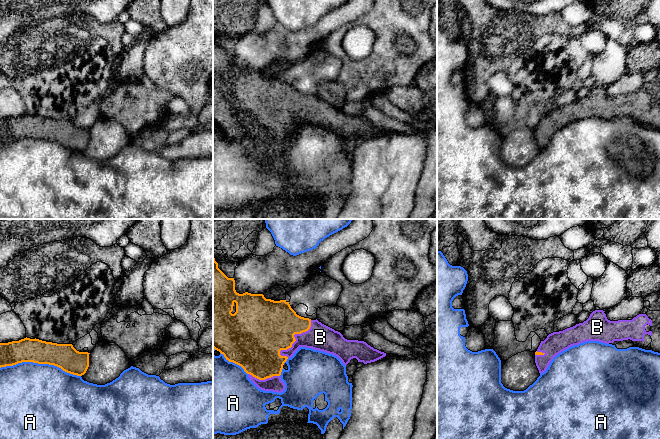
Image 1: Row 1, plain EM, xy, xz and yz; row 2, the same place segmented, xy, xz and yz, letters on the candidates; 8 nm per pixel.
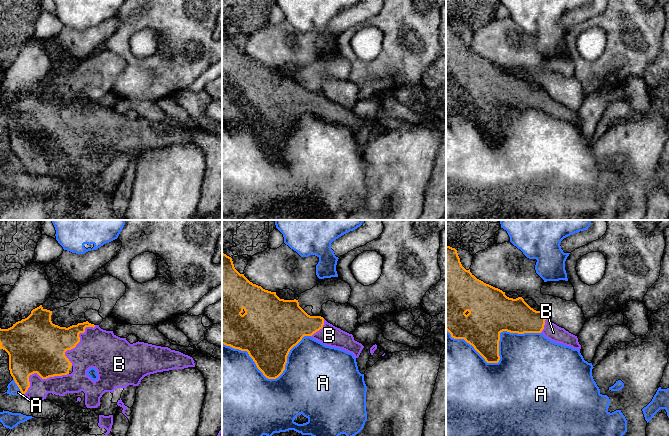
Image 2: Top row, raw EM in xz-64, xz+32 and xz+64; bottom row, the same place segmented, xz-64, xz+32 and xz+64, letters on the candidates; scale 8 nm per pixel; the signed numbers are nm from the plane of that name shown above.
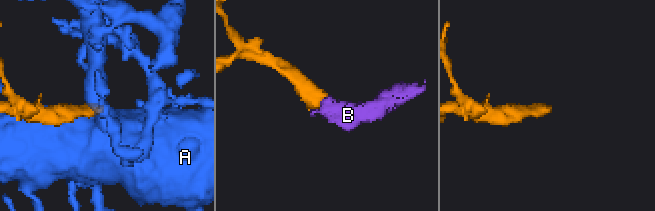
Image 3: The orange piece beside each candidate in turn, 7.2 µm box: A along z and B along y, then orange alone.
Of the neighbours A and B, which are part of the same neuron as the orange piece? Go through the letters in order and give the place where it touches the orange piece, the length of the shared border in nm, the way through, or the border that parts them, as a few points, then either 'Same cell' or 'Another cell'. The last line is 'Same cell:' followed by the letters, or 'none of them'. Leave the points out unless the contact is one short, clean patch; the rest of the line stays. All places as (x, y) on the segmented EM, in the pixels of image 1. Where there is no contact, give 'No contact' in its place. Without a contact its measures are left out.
A: Touches orange at xy (40, 363). Shared border 650 nm. Another cell
B: Touches orange at xz (294, 337). Shared border 380 nm. Same cell
Same cell: B

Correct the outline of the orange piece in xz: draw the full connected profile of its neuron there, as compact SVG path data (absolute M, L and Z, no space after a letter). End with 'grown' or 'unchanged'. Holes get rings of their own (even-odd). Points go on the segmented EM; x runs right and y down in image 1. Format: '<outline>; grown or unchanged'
M213 258L213 348L223 354L229 362L241 366L259 389L281 393L285 390L285 384L280 377L283 365L300 347L333 354L344 365L353 358L367 364L386 356L386 353L374 349L364 341L345 339L340 332L322 324L317 319L311 320L297 315L286 300L274 301L266 299L263 294L237 293L234 278L228 278L218 268L218 263Z; grown

